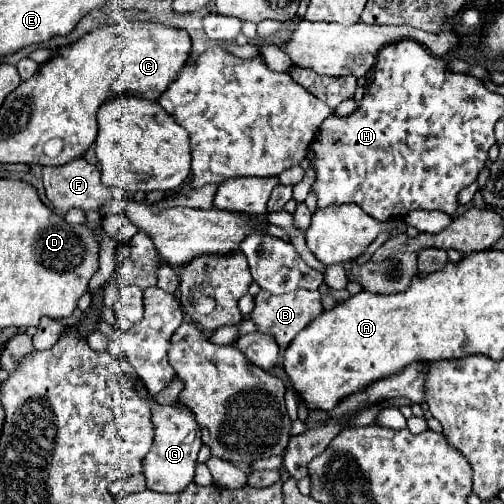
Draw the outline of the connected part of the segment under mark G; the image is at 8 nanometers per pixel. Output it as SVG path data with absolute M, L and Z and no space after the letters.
M139 388L141 400L151 408L153 424L153 446L143 460L143 474L147 478L147 488L155 492L181 492L187 484L193 482L197 452L201 448L201 428L189 408L181 404L159 404L145 388Z

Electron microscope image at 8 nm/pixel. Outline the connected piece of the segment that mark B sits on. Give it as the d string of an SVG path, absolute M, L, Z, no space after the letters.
M261 290L255 296L255 310L251 314L251 320L255 322L259 332L271 334L277 340L279 348L285 350L291 344L291 340L301 330L305 330L321 312L323 312L323 304L321 304L321 294L317 290L297 290L287 294L269 294Z

